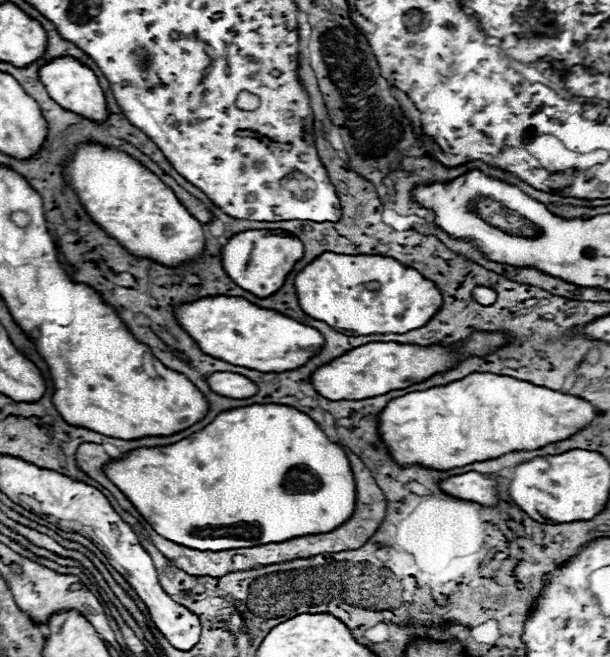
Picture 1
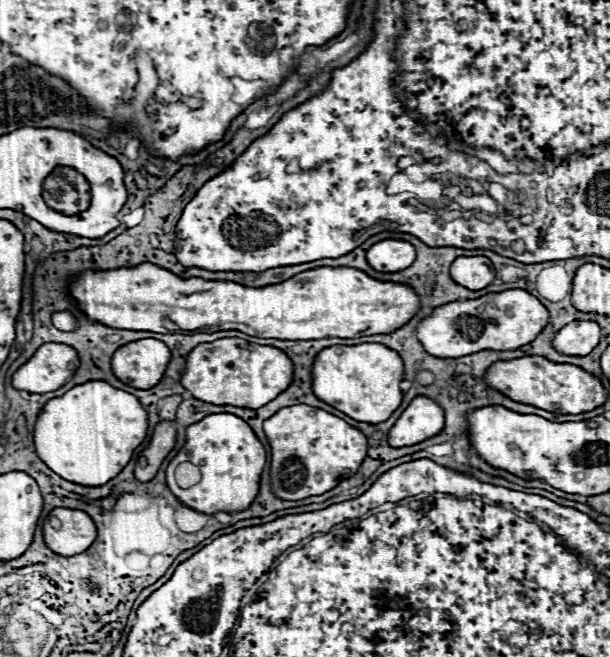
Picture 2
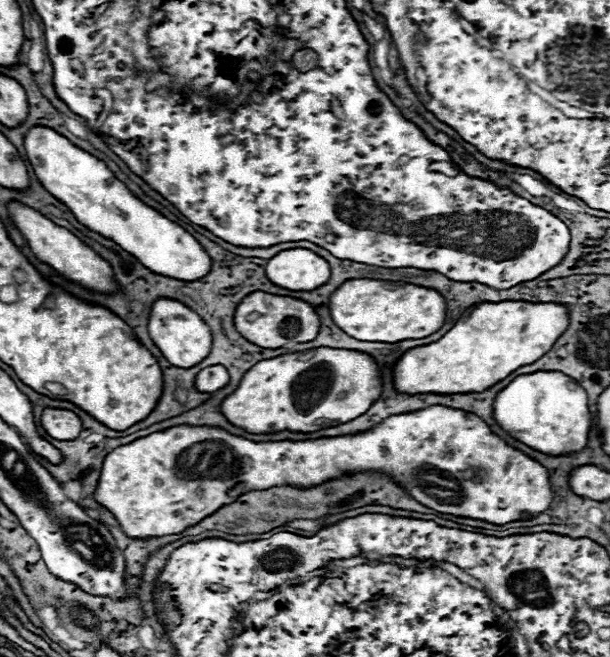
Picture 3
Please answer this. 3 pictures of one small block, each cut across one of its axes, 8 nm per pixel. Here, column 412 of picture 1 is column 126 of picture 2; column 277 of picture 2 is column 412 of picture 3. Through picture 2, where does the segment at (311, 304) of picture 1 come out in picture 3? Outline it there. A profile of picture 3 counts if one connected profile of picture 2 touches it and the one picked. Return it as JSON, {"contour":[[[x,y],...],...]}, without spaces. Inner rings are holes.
{"contour":[[[360,278],[346,280],[330,296],[330,314],[334,324],[356,340],[392,344],[410,338],[426,338],[436,332],[444,324],[446,304],[436,290],[424,286]]]}

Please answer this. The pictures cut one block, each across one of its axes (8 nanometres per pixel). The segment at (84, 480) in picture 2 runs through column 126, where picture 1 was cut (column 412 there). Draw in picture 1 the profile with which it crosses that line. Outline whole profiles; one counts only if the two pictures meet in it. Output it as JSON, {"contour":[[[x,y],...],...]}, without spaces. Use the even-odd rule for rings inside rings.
{"contour":[[[474,372],[448,386],[436,386],[424,392],[410,392],[406,396],[394,398],[380,414],[380,434],[386,446],[390,448],[390,454],[400,466],[422,464],[436,470],[452,470],[472,462],[492,460],[506,452],[534,450],[552,442],[566,440],[584,426],[588,426],[592,416],[592,404],[582,398],[542,388],[524,380],[516,380],[512,376]]]}

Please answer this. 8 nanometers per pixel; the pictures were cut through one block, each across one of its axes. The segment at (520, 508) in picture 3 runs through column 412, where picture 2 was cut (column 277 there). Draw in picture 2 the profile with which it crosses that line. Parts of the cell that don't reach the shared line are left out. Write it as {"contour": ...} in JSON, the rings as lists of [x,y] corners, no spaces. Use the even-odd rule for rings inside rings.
{"contour":[[[296,404],[280,408],[274,416],[264,420],[264,432],[272,448],[270,488],[280,500],[320,496],[354,476],[366,458],[366,436],[342,418],[314,406]]]}

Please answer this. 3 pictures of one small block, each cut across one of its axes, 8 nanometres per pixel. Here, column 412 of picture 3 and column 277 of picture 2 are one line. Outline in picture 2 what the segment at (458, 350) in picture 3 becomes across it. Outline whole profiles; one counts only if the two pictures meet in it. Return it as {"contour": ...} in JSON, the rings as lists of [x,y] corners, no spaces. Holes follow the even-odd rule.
{"contour":[[[220,338],[198,344],[186,358],[182,386],[198,400],[216,406],[260,408],[274,400],[288,384],[292,384],[294,364],[274,346],[252,344],[240,338]]]}

